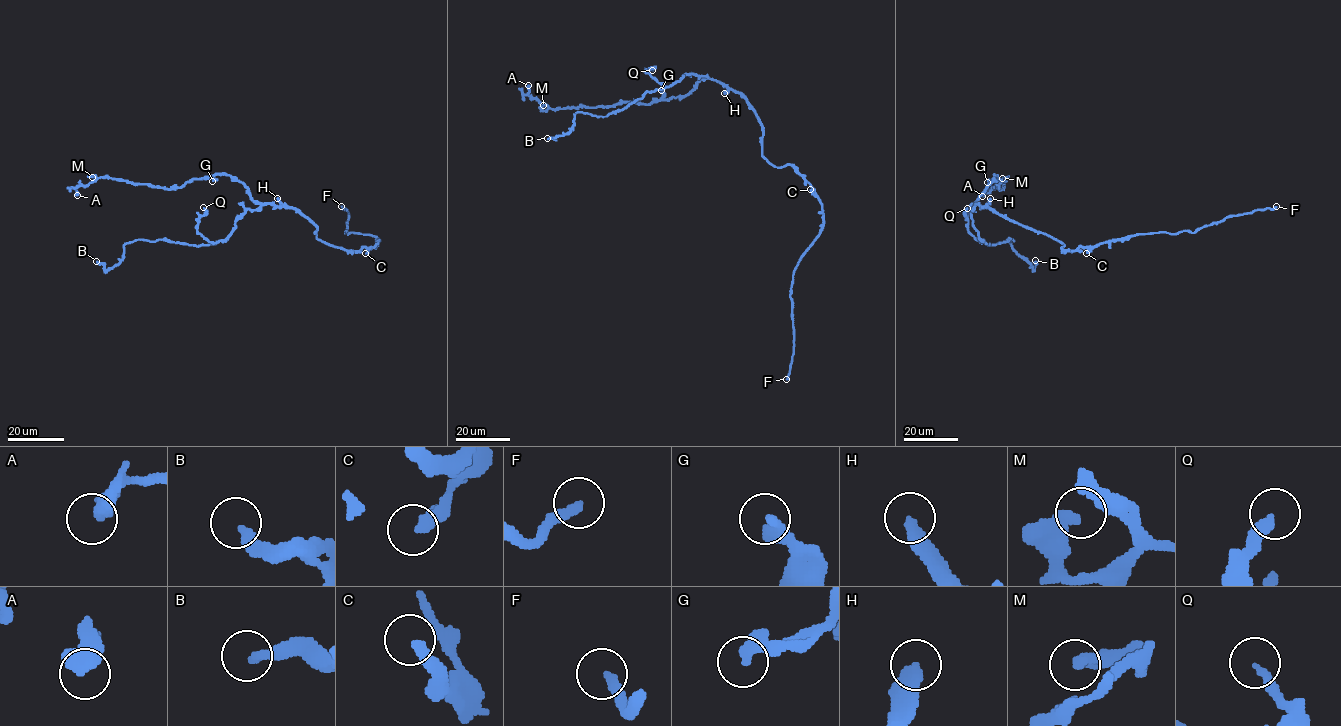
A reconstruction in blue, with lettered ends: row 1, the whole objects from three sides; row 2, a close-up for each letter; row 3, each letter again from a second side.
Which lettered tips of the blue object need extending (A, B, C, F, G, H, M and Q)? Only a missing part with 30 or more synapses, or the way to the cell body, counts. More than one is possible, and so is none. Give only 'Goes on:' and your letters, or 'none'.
Goes on: F

